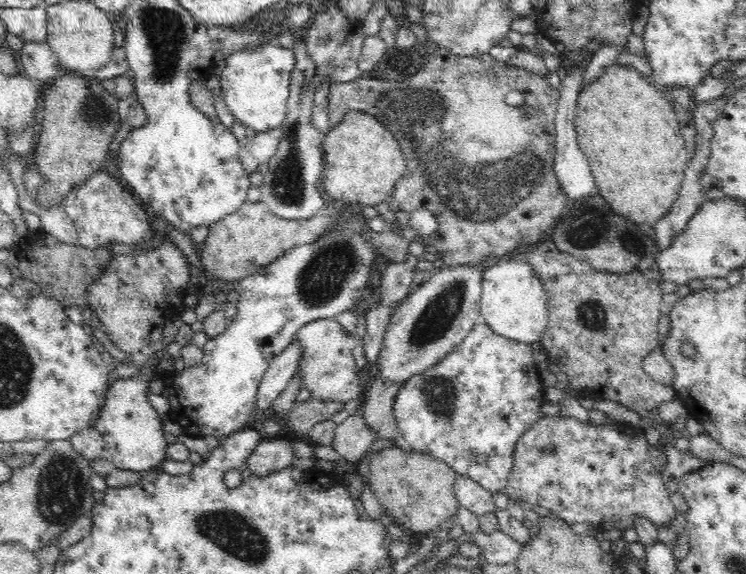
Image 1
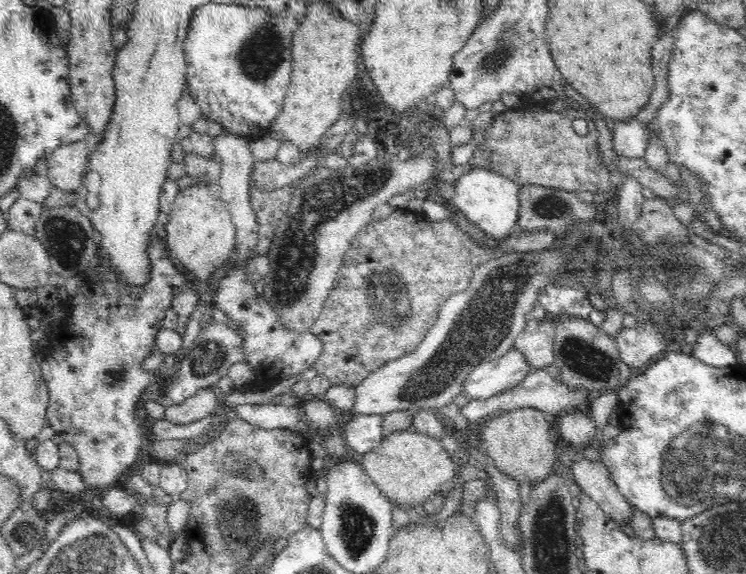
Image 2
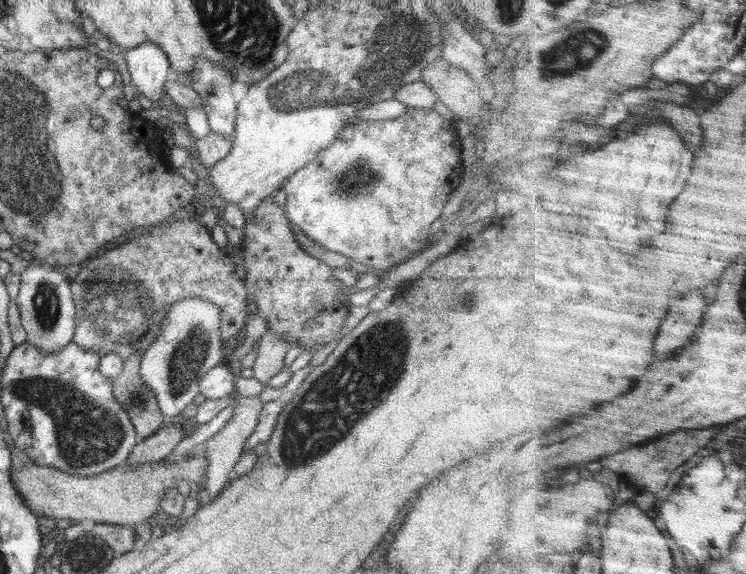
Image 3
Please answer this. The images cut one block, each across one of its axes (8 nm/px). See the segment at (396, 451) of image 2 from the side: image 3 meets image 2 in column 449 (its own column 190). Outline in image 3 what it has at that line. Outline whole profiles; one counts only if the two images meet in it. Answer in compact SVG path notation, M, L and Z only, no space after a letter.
M202 445L188 453L180 463L165 459L140 465L125 463L92 476L80 476L30 462L20 468L11 467L10 477L24 504L37 517L48 516L58 523L60 520L74 523L94 520L102 524L133 526L151 521L151 516L160 510L162 496L166 490L172 490L178 480L184 480L192 487L201 485L206 479L206 468L208 459Z

